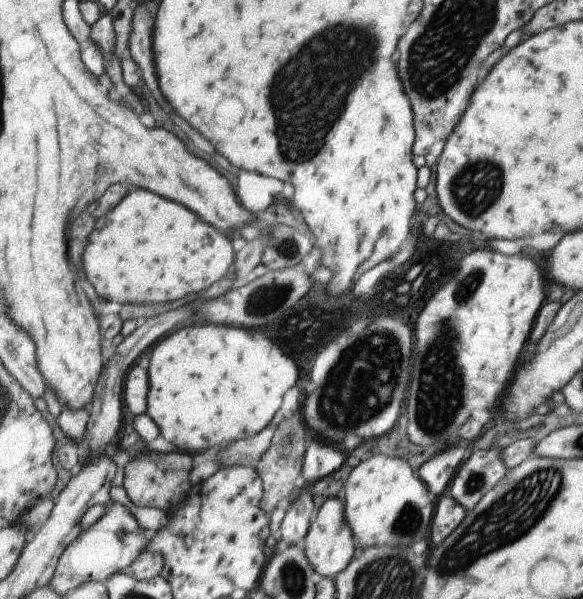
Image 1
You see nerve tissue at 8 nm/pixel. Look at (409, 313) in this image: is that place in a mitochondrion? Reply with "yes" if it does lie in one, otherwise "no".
yes

